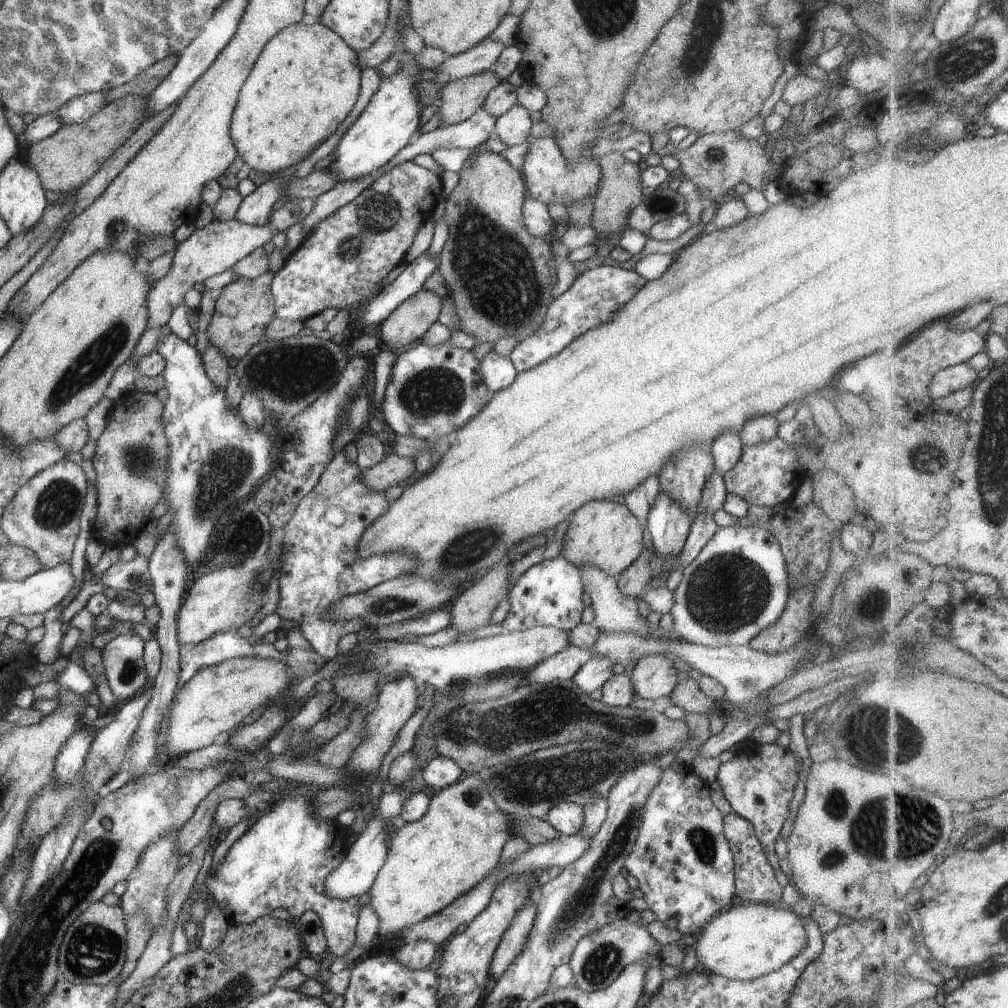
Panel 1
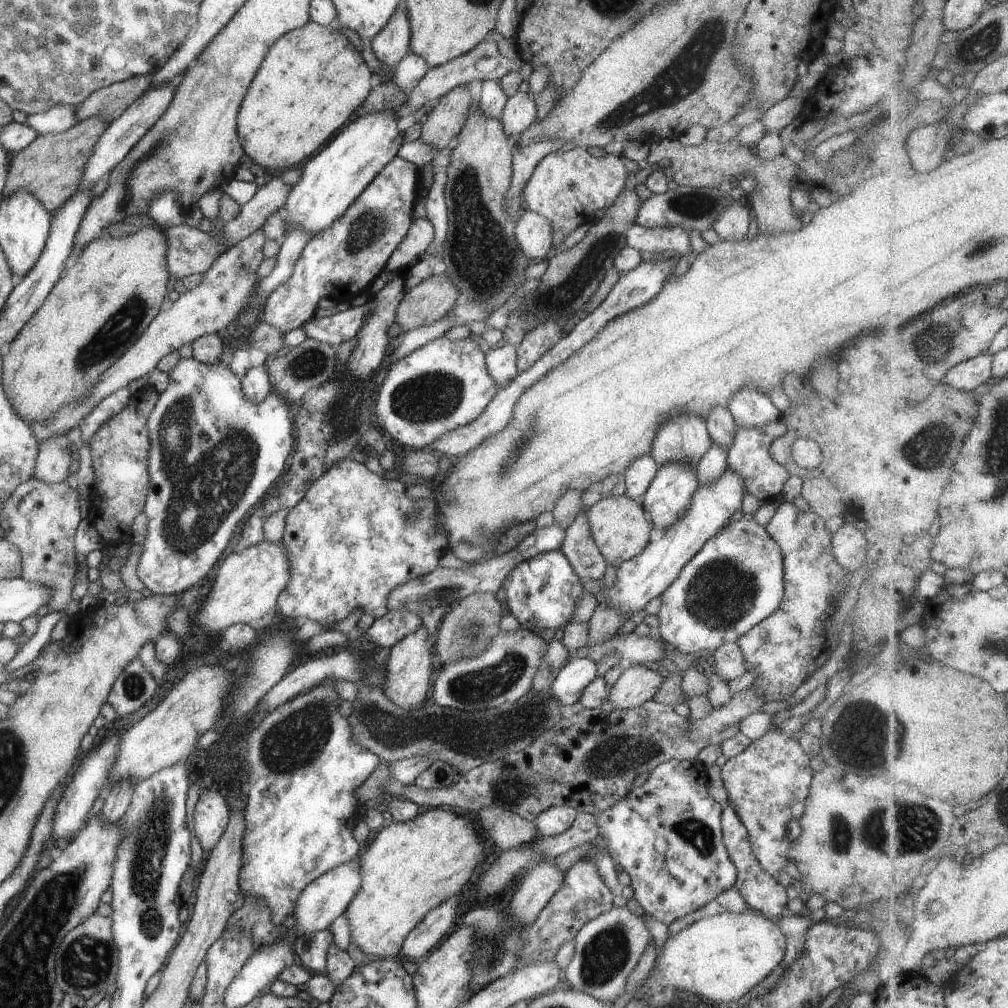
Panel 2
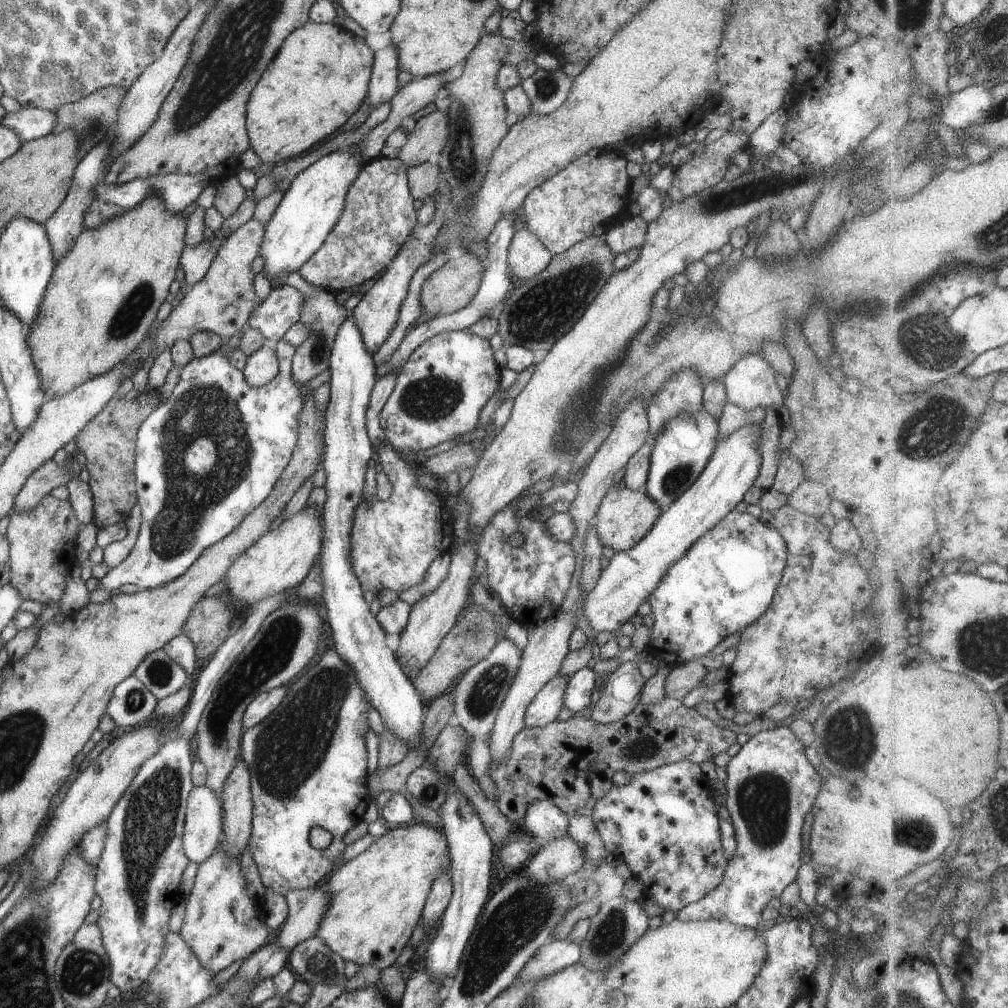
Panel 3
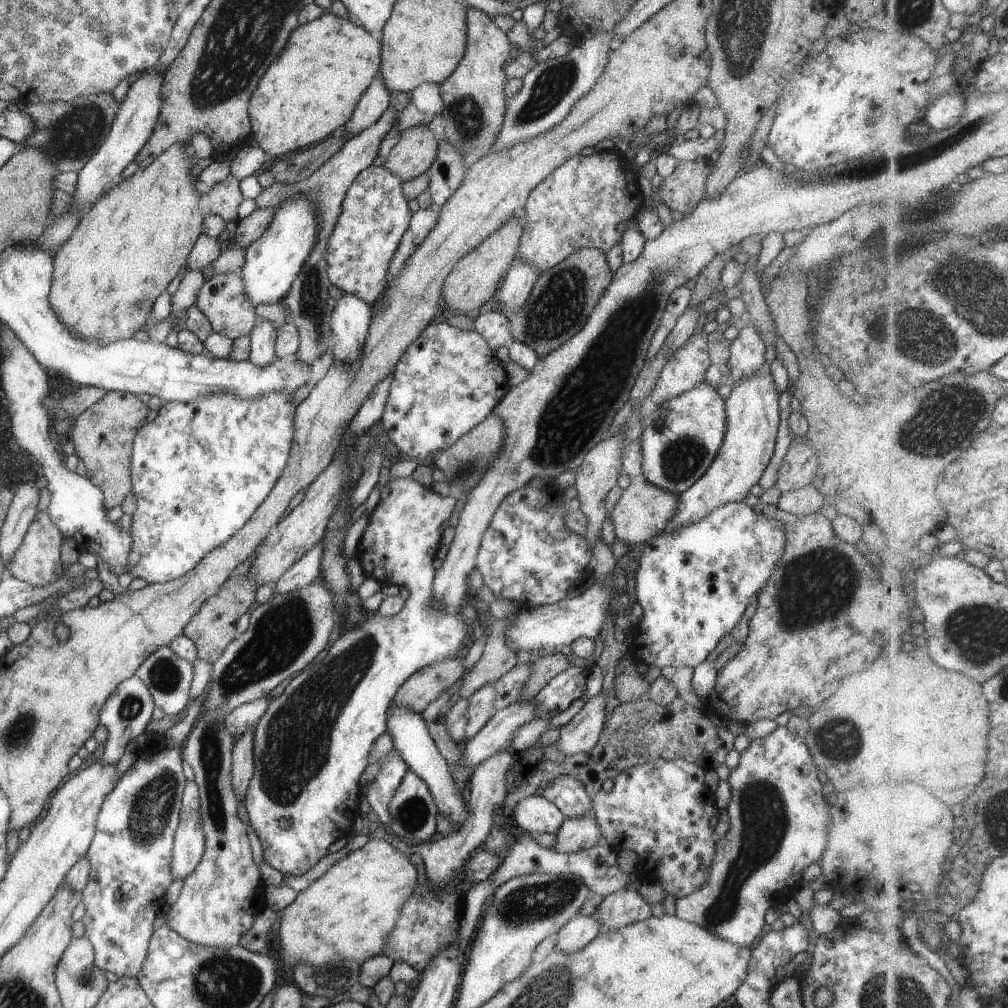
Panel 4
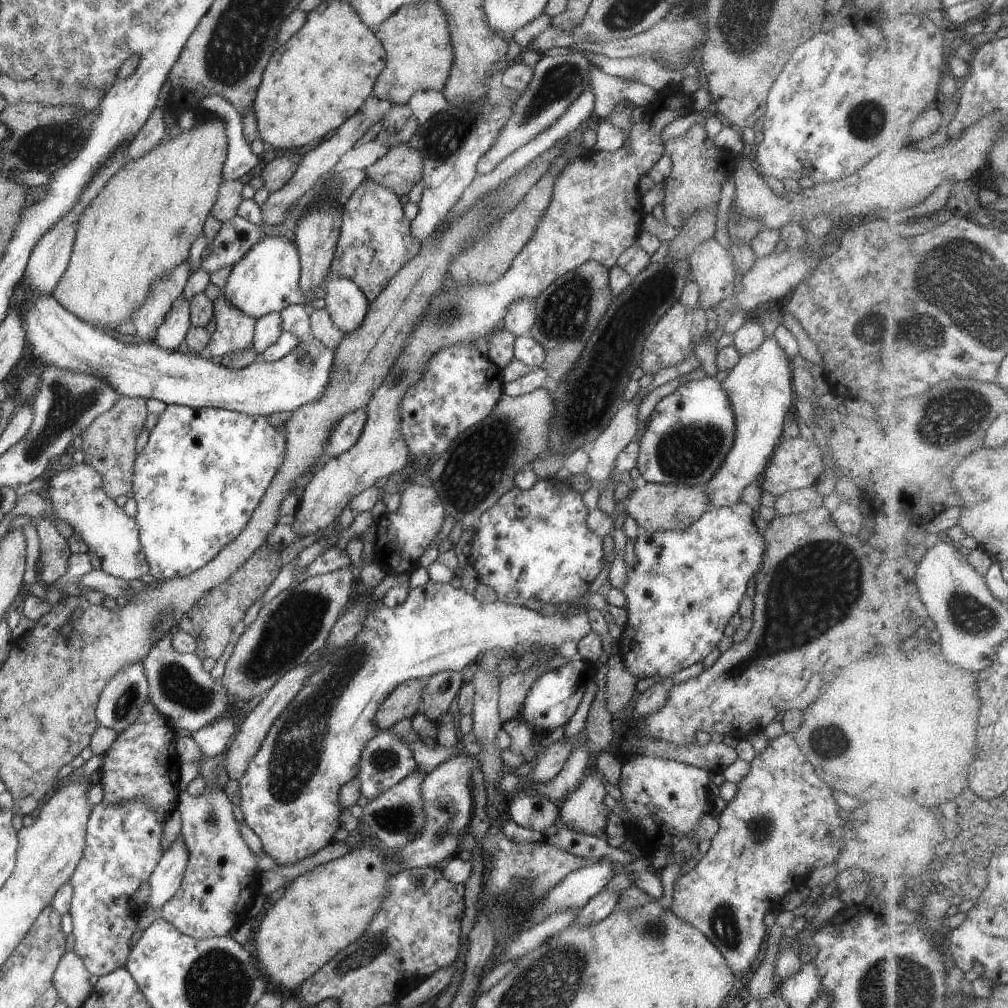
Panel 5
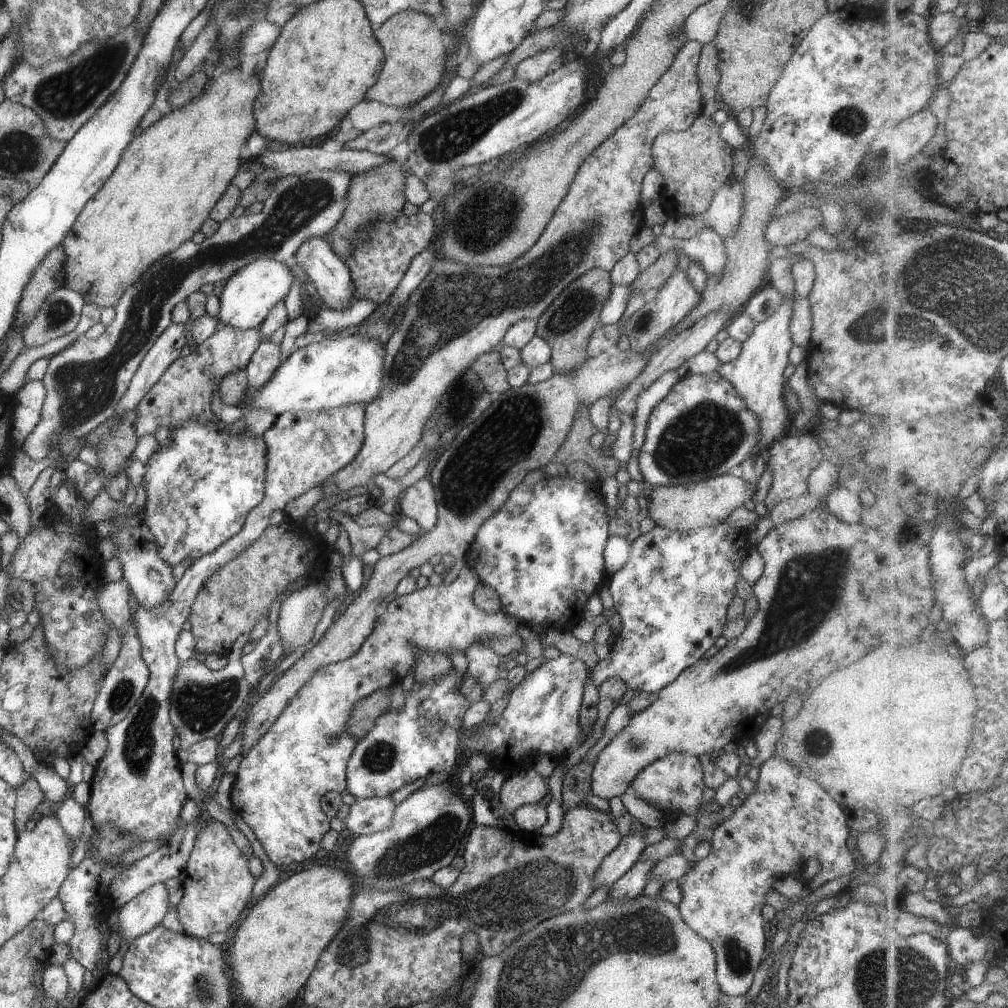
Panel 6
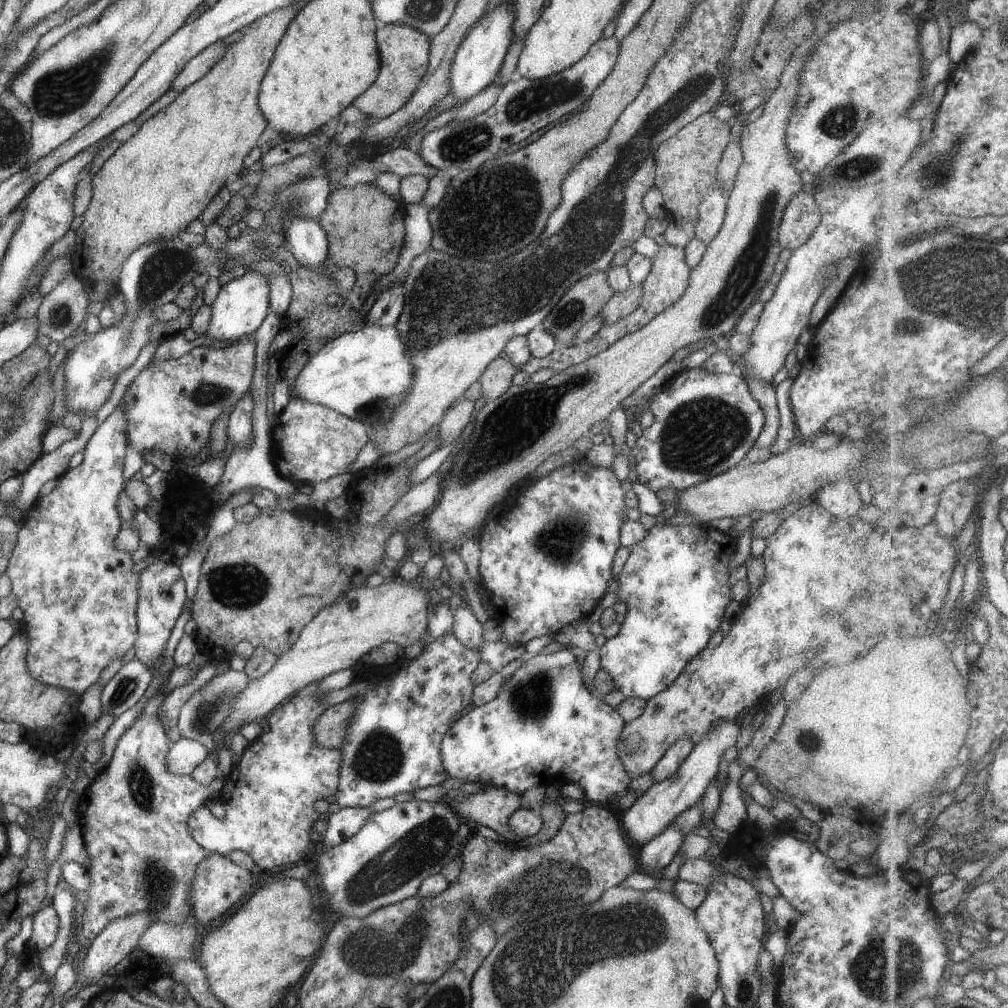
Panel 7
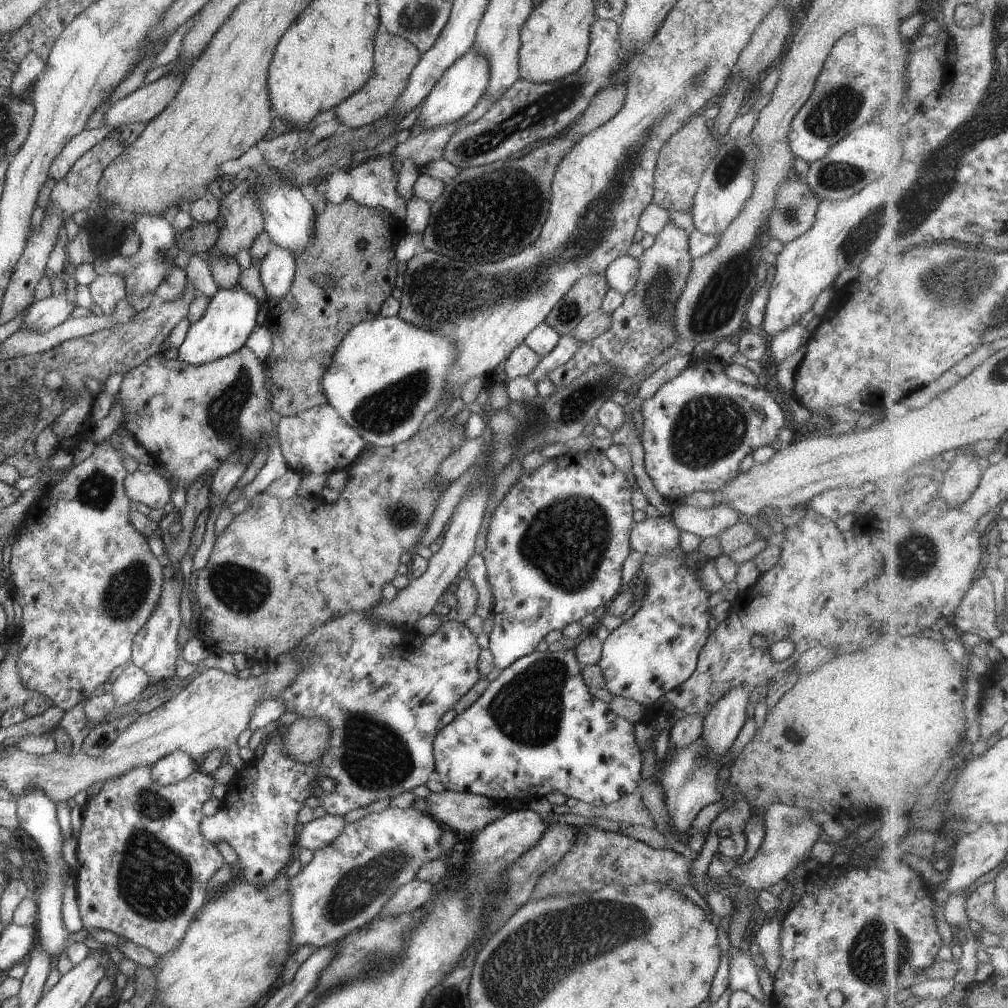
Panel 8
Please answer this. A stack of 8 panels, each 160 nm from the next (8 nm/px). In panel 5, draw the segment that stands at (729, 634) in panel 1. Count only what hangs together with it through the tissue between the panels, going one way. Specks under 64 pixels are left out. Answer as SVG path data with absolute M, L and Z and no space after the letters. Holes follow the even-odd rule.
M737 502L733 506L725 506L718 508L710 508L707 512L703 512L700 518L697 518L689 528L685 530L665 531L665 532L644 532L639 531L633 546L633 554L635 563L630 569L626 569L626 581L621 589L621 593L625 598L625 606L623 610L626 613L625 626L622 628L621 637L617 642L617 655L621 658L625 670L629 674L635 674L635 678L652 679L658 677L660 683L669 684L670 676L678 671L685 669L699 661L701 661L709 652L712 652L717 643L724 636L725 624L729 618L733 616L739 607L739 602L746 592L746 584L756 574L761 556L763 556L763 538L759 534L759 530L755 527L753 511L745 502Z

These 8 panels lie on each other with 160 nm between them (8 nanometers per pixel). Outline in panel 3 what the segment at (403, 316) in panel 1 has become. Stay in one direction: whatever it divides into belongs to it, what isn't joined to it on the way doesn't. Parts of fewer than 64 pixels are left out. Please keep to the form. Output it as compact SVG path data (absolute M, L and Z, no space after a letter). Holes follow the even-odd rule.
M465 252L459 258L449 259L437 270L431 272L421 284L419 300L422 311L431 317L448 315L463 308L480 285L485 262L481 262L473 252Z

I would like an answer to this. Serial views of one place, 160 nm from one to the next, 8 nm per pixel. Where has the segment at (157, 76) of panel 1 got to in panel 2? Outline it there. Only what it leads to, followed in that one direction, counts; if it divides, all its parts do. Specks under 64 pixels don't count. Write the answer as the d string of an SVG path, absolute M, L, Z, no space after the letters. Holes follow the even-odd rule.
M151 73L129 77L93 91L83 102L76 105L77 120L90 116L103 117L109 124L115 120L137 97L150 86Z

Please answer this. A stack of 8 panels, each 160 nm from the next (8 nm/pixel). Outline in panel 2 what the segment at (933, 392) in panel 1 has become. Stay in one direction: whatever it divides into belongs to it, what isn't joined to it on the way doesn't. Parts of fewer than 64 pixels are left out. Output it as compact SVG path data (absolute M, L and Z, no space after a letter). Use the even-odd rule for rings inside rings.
M985 354L956 364L944 376L944 385L951 385L962 391L979 388L981 384L985 384L989 380L992 366L992 355Z

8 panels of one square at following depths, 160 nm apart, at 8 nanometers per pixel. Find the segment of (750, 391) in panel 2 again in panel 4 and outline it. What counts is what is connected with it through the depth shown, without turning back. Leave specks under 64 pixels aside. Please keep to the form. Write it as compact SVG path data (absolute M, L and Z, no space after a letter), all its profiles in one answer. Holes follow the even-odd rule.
M751 324L741 328L734 340L729 343L729 358L726 361L730 368L733 382L748 379L764 362L764 342Z

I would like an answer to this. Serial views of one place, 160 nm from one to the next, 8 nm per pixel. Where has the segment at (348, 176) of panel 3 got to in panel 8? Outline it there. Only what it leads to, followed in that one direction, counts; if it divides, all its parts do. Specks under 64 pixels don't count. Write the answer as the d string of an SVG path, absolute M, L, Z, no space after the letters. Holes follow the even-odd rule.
M238 284L228 289L217 289L208 299L203 316L190 324L176 358L183 365L200 365L225 356L244 345L245 339L256 327L255 316L260 305L253 295Z

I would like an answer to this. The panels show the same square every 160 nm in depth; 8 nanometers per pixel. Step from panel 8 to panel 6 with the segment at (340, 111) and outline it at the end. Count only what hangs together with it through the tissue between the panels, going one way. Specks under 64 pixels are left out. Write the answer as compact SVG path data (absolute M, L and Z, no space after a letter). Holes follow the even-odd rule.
M399 11L374 30L384 57L377 82L365 91L364 99L401 108L421 100L437 88L442 80L447 42L445 34L434 27L433 19L420 12Z

